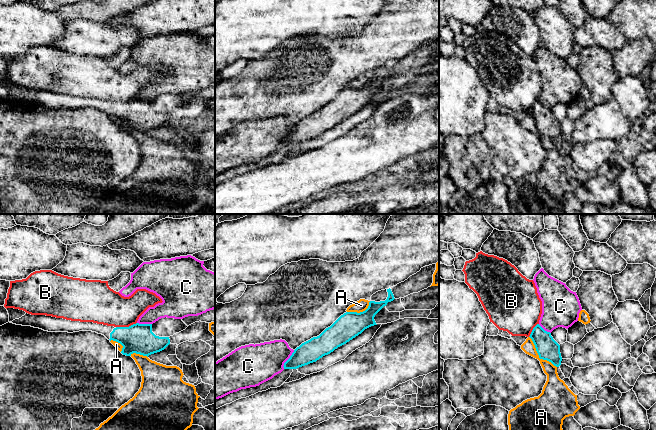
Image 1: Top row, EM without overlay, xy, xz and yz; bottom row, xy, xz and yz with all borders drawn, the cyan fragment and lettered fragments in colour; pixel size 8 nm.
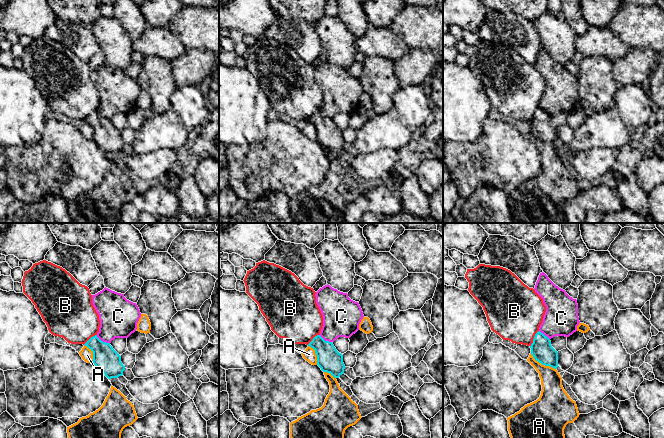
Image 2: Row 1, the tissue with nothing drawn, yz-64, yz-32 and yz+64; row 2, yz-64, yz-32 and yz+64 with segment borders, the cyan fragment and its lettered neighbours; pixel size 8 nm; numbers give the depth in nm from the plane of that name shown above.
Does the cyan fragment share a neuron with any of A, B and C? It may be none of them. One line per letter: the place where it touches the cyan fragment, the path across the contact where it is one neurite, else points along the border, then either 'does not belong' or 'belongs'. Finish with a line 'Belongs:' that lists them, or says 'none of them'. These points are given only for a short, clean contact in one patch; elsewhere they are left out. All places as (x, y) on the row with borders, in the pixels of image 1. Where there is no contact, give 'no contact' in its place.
A: yz (538, 354) | along yz (529, 336), (538, 356), (550, 361), (556, 367) | does not belong
B: xy (126, 327) | along xy (136, 322), (128, 326), (116, 327) | does not belong
C: xz (288, 359) | does not belong
Belongs: none of them

